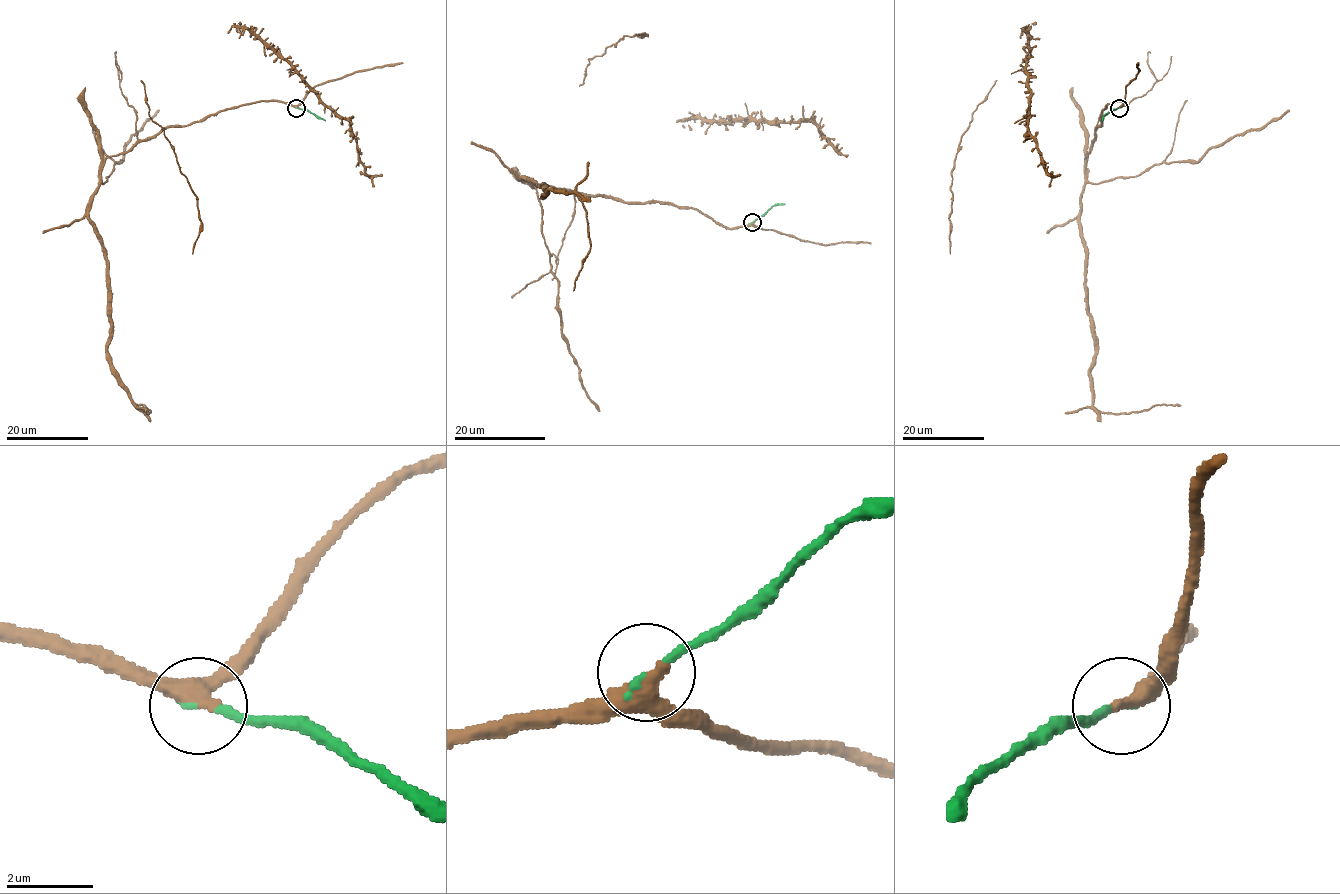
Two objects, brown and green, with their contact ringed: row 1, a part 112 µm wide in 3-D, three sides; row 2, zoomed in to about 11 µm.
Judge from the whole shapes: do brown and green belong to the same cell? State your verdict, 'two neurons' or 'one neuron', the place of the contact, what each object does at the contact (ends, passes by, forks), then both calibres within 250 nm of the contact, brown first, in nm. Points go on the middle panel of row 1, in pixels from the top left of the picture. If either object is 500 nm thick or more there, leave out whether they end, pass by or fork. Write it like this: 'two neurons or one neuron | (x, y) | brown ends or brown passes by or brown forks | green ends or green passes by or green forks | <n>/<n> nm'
one neuron | (752, 222) | brown passes by | green ends | 360/160 nm

